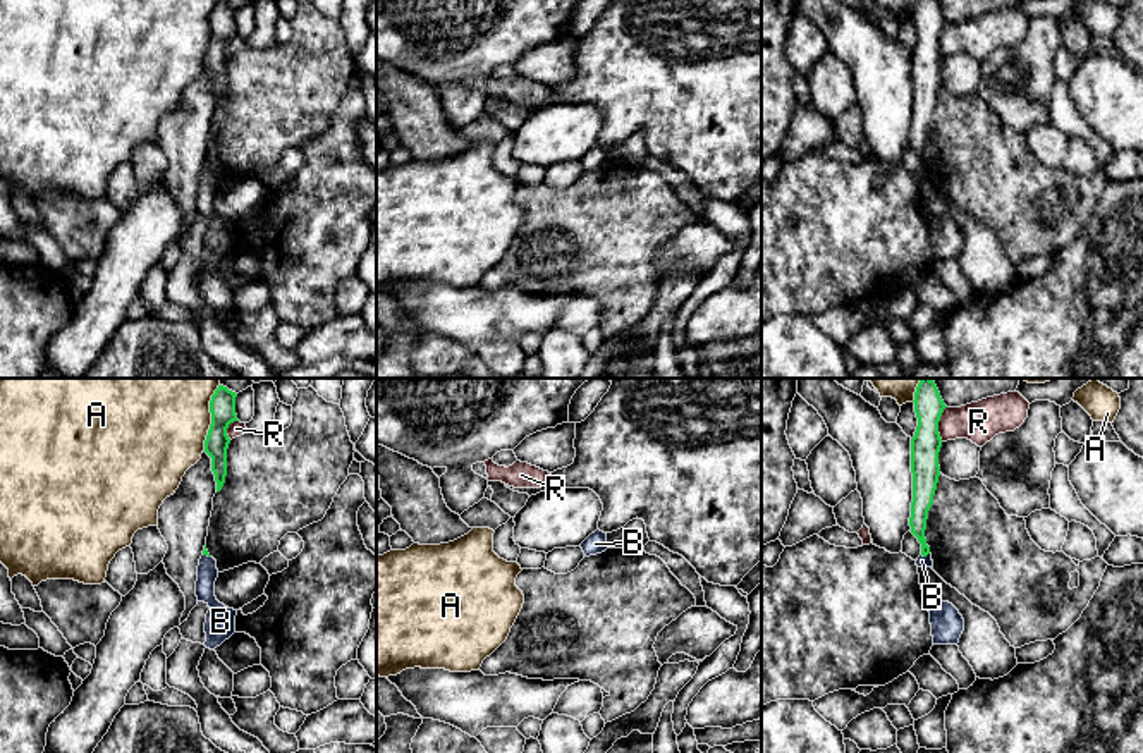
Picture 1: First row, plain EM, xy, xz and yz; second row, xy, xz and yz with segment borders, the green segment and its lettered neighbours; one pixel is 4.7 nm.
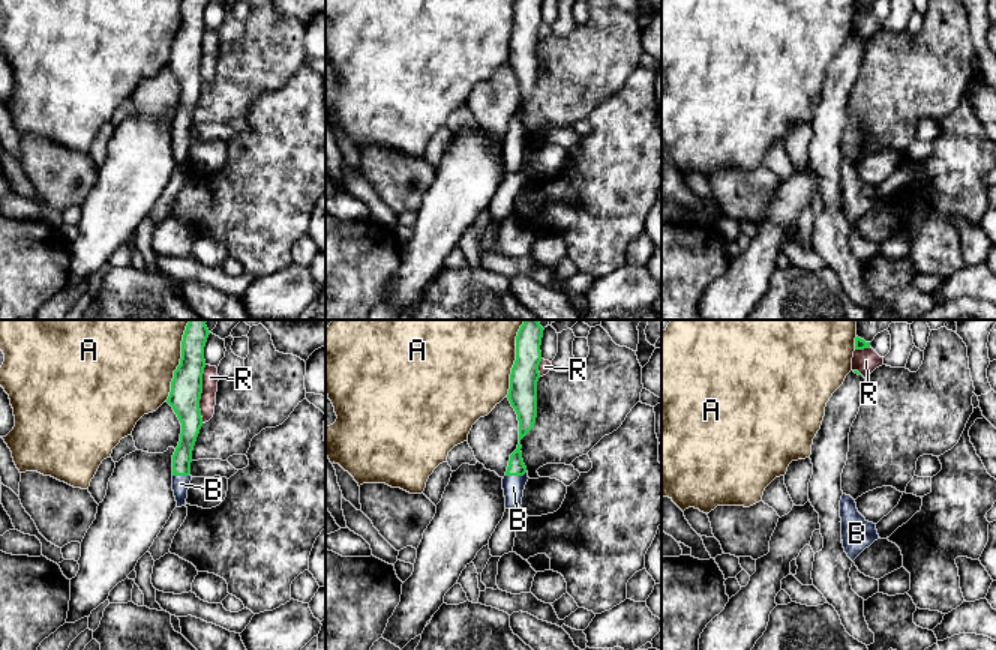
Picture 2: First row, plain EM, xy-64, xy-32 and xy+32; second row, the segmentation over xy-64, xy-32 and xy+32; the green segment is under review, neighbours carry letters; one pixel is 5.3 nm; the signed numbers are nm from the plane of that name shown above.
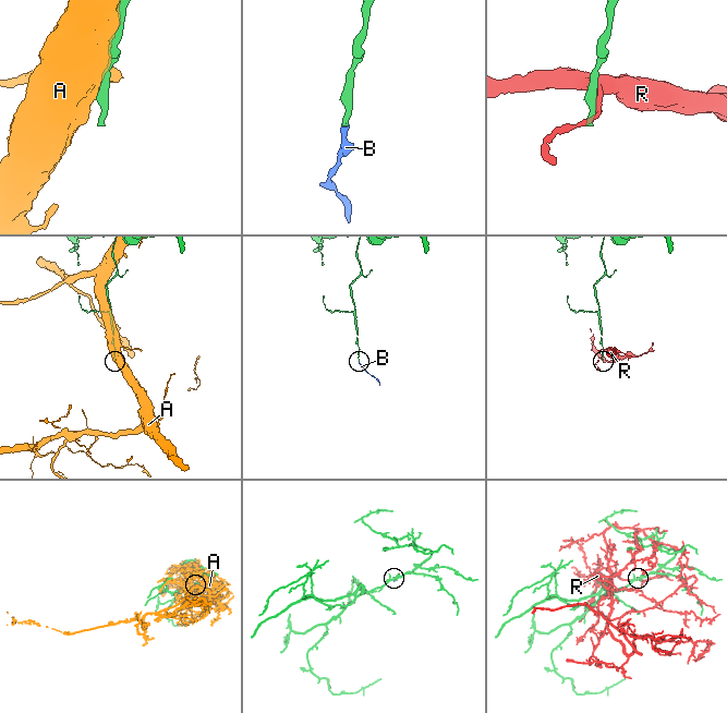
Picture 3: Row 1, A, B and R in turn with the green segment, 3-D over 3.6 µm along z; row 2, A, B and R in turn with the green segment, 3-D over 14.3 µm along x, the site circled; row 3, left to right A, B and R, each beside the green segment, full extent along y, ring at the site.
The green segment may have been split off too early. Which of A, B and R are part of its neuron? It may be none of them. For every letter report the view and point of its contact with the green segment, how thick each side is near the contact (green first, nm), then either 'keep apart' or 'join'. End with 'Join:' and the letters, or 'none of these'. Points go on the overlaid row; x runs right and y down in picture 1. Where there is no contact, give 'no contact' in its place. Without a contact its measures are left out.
A: contact xy (212, 416); calibres 130 and 480 nm; keep apart
B: contact yz (925, 556); calibres 90 and 50 nm; join
R: contact yz (937, 423); calibres 140 and 190 nm; keep apart
Join: B

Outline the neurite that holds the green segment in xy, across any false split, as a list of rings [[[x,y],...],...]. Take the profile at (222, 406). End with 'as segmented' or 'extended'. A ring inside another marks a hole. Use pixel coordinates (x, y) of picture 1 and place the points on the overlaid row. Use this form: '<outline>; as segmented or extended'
[[[218,385],[210,401],[211,425],[205,440],[205,452],[211,457],[211,471],[217,481],[217,492],[222,490],[227,476],[227,449],[230,438],[227,428],[239,421],[235,414],[237,394]]]; as segmented

